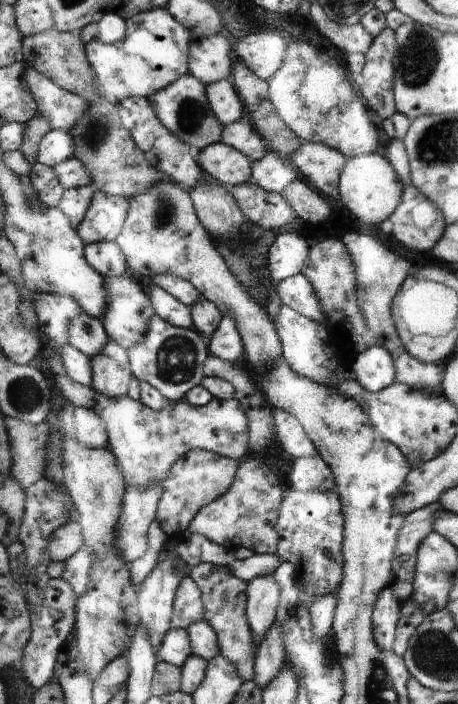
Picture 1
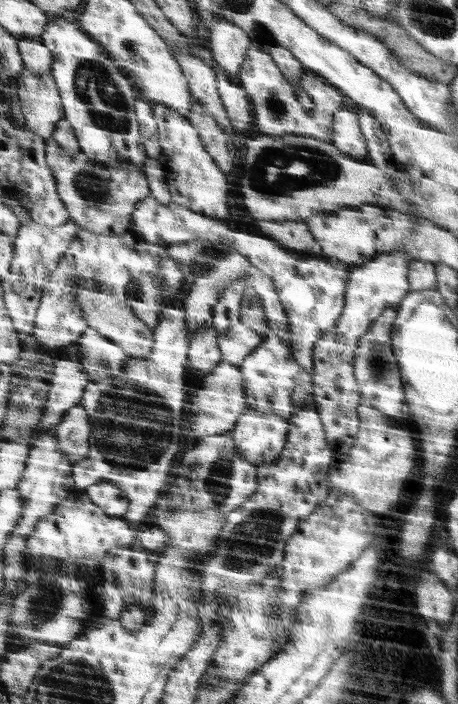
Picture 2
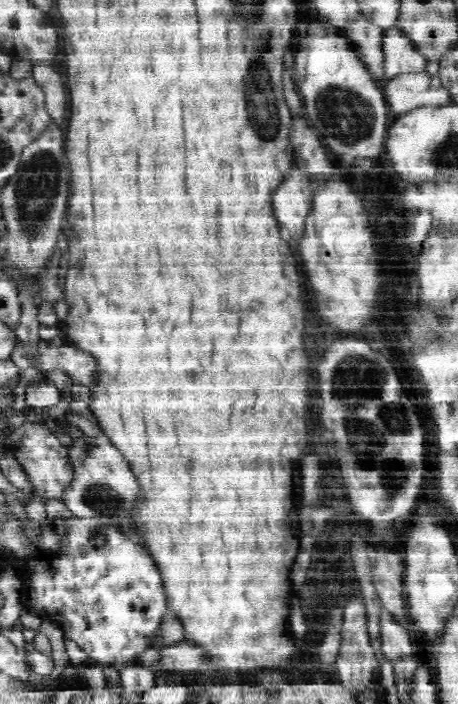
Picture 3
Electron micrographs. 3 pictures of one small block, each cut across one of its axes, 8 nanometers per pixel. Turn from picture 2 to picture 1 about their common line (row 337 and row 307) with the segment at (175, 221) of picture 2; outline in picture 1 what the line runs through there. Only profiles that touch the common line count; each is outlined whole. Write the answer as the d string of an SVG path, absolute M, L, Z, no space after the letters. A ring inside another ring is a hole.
M302 273L280 281L274 286L274 292L279 296L283 305L293 308L296 312L324 323L324 313L319 297L311 288L311 281Z

